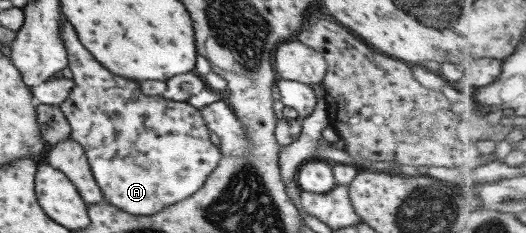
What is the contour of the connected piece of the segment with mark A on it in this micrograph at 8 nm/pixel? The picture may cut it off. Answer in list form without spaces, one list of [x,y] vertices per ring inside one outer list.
[[[67,19],[60,22],[60,28],[61,43],[67,53],[67,67],[74,85],[67,100],[58,108],[70,126],[68,138],[83,147],[89,170],[103,198],[127,214],[142,217],[158,213],[199,190],[222,157],[218,147],[208,139],[208,128],[200,112],[186,102],[142,94],[139,82],[113,76],[103,66],[99,66],[99,62],[95,62],[93,56],[79,44]]]

